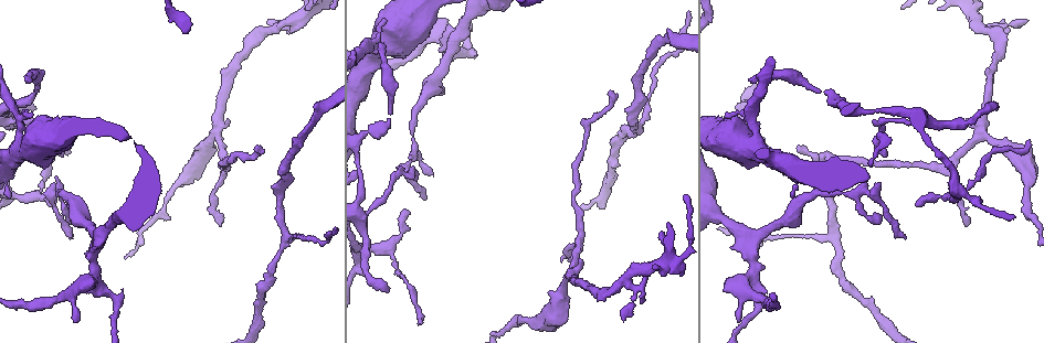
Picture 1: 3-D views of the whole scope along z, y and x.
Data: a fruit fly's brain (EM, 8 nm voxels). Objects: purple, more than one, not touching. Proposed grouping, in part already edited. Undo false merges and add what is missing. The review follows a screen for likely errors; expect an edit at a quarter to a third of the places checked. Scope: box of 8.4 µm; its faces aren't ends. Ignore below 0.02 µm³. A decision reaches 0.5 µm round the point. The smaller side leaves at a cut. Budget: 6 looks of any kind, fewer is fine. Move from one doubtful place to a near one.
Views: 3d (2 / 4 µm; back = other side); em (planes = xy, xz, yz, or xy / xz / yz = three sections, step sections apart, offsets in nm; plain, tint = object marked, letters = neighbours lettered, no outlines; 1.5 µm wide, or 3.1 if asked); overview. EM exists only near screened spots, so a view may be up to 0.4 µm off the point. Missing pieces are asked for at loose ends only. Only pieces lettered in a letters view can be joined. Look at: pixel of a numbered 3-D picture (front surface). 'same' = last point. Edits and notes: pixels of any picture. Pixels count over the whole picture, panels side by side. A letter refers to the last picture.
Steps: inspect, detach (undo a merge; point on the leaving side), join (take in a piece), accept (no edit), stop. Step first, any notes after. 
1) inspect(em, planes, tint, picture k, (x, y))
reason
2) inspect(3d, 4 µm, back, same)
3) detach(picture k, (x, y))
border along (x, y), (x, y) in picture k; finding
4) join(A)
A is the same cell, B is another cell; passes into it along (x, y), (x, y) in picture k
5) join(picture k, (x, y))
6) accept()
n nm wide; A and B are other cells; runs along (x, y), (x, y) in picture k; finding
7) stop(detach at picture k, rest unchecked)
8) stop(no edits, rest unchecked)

inspect(em, yz, step 4, letters, picture 1, (1029, 140))
an open end

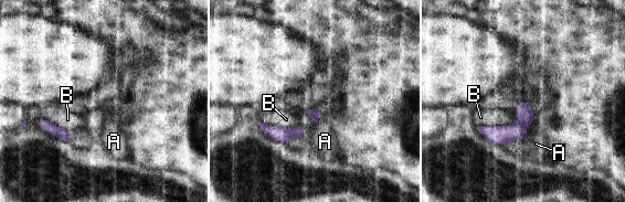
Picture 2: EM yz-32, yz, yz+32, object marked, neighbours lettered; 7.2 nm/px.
inspect(em, planes, letters, same)

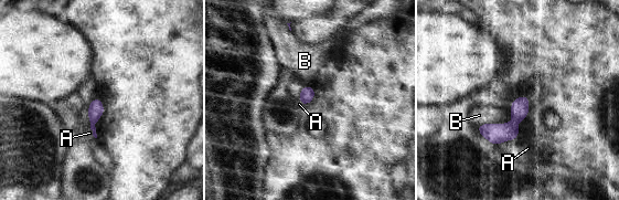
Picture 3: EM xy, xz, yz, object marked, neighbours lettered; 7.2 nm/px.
accept()
110 nm wide; A and B are other cells; border along (513, 117), (476, 127) in picture 3; no lettered piece goes on from it

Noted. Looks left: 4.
inspect(3d, 2 µm, picture 1, (954, 162))
a fork

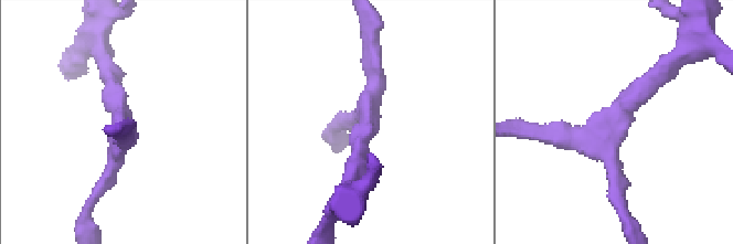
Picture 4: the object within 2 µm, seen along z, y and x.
inspect(em, yz, step 8, tint, picture 4, (610, 124))
shape alone is not enough

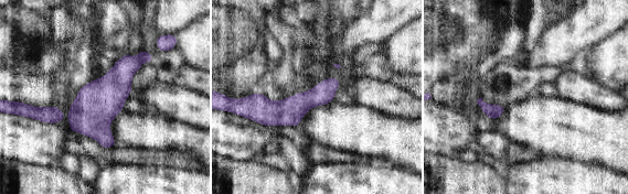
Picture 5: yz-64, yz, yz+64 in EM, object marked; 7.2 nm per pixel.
inspect(em, planes, letters, same)

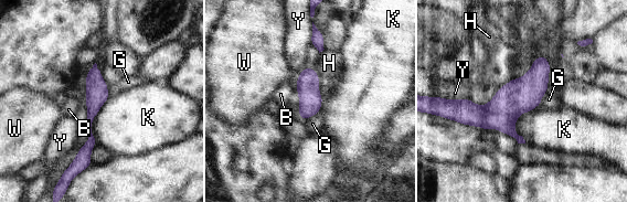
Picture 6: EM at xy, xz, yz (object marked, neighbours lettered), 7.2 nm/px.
accept()
B, G, H, K, W and Y are other cells; runs along (544, 61), (499, 112), (456, 103) in picture 6; all the same neuron

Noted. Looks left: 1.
stop(no edits, rest unchecked)

